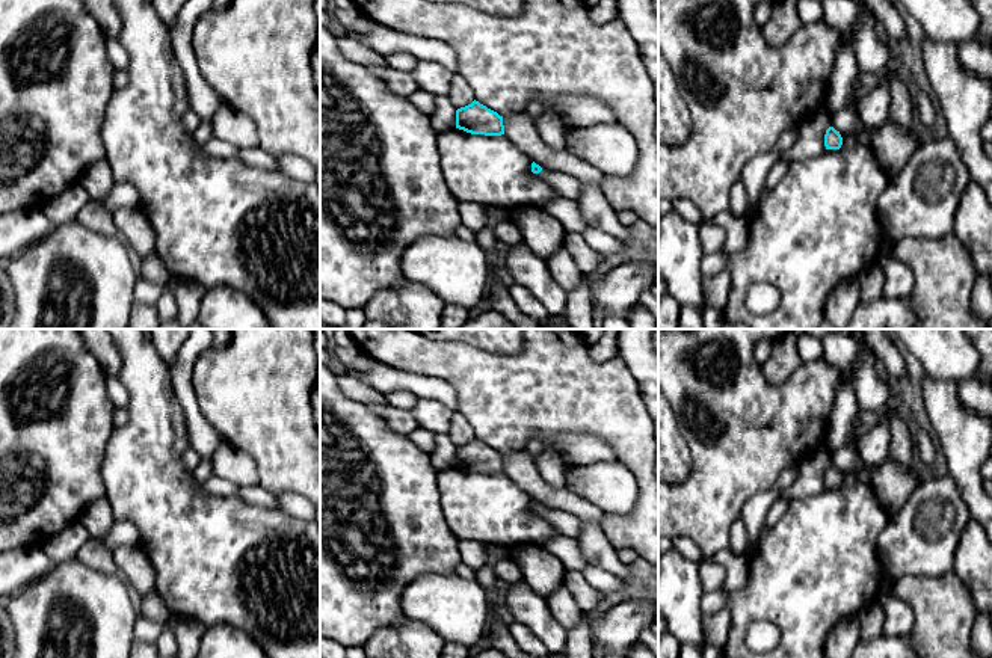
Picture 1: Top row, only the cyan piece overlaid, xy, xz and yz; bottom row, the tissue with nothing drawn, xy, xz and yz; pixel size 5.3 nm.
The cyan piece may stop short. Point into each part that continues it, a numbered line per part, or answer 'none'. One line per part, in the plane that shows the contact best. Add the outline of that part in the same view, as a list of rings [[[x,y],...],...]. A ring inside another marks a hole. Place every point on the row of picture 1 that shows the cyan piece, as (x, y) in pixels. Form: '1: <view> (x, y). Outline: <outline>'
1: xz (566, 186). Outline: [[[542,168],[538,175],[545,183],[548,183],[559,193],[560,198],[577,201],[581,195],[581,183],[569,174]]]

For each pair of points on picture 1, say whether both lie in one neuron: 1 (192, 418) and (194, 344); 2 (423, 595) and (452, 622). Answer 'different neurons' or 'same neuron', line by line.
1: same neuron
2: same neuron

